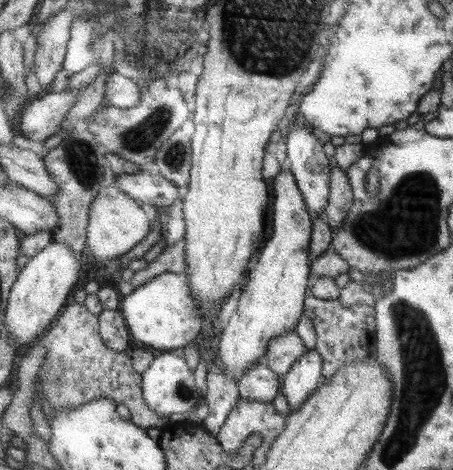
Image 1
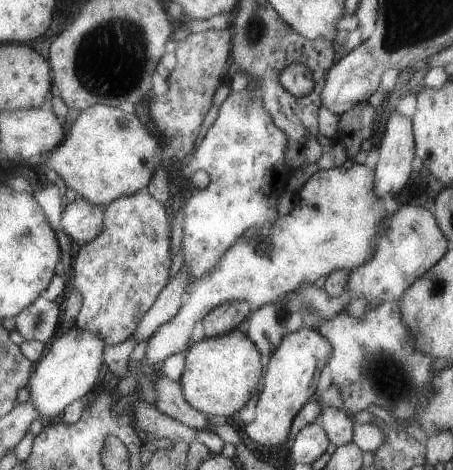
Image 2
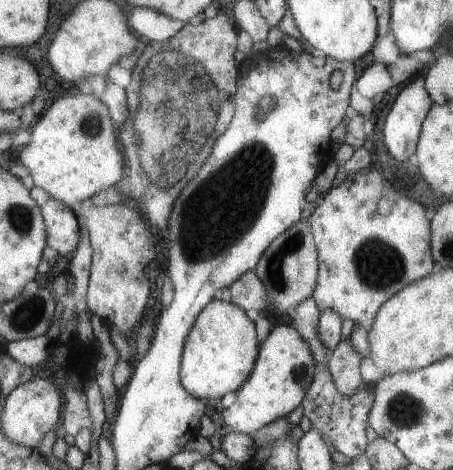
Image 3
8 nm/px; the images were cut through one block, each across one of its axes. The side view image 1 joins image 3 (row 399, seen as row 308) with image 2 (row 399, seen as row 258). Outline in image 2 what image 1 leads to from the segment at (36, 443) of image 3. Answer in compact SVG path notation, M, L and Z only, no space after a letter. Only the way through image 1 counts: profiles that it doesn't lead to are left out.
M77 326L51 342L47 356L35 366L35 374L29 382L29 400L33 400L39 410L43 424L59 420L59 416L71 408L73 402L79 402L79 398L93 390L101 366L105 366L105 348L107 342L101 336L83 332Z

